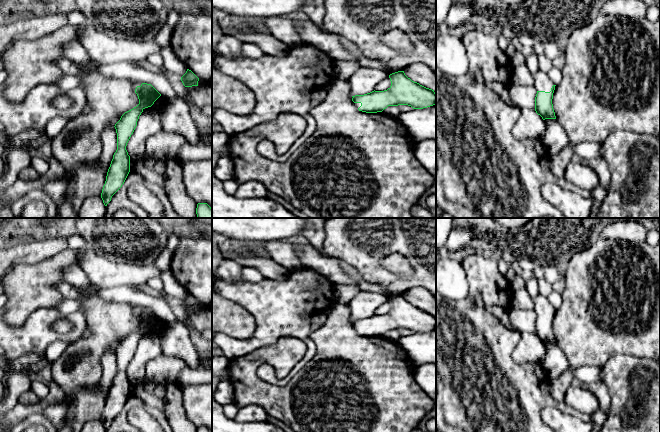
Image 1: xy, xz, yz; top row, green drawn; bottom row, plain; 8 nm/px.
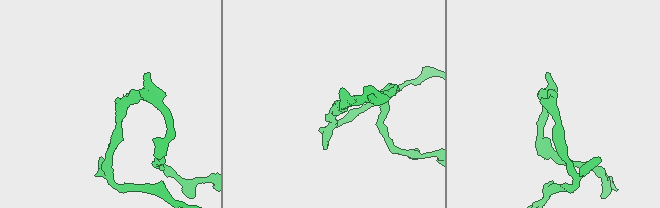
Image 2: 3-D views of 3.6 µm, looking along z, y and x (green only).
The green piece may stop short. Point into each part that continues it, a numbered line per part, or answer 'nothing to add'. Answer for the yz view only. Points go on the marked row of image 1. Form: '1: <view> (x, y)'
1: yz (542, 82)

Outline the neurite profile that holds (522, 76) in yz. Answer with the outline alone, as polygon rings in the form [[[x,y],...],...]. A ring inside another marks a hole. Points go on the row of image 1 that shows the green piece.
[[[526,63],[519,65],[518,67],[513,69],[514,71],[514,80],[515,84],[521,86],[533,86],[533,77],[529,72]]]

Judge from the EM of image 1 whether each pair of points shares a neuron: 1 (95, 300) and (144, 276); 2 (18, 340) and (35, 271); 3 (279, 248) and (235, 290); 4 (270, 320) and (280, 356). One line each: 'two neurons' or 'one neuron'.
1: two neurons
2: two neurons
3: two neurons
4: two neurons

